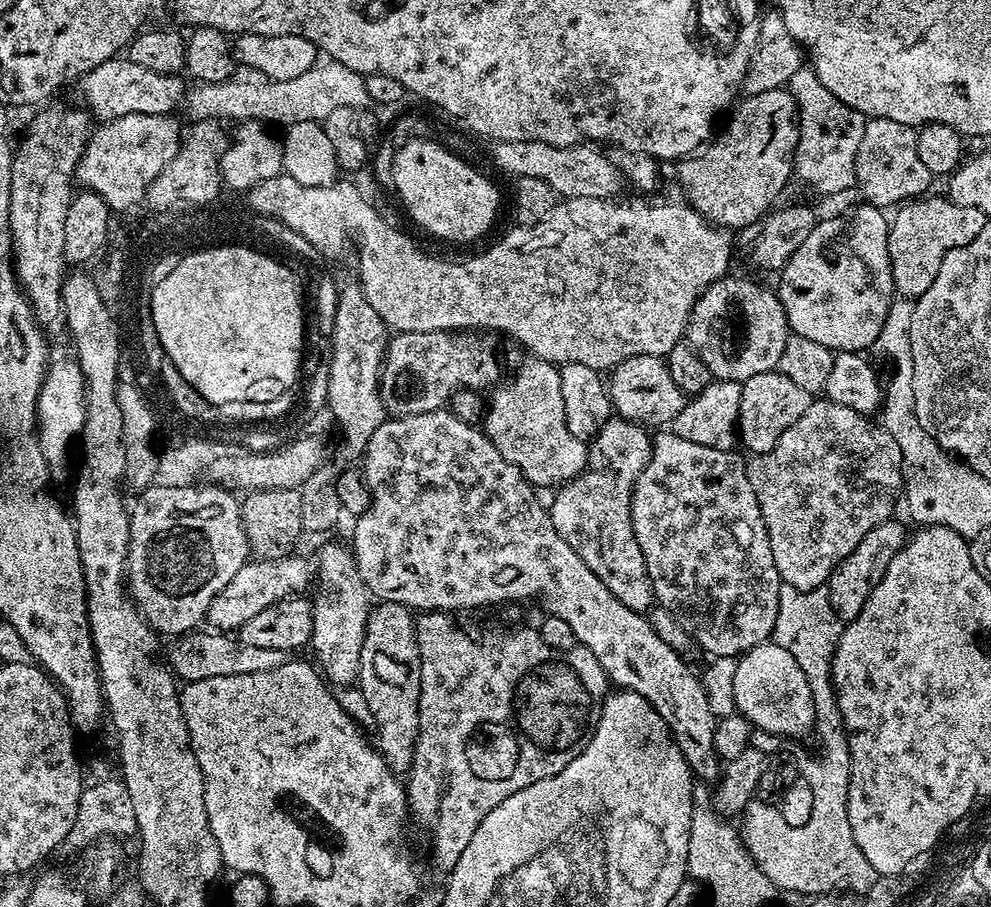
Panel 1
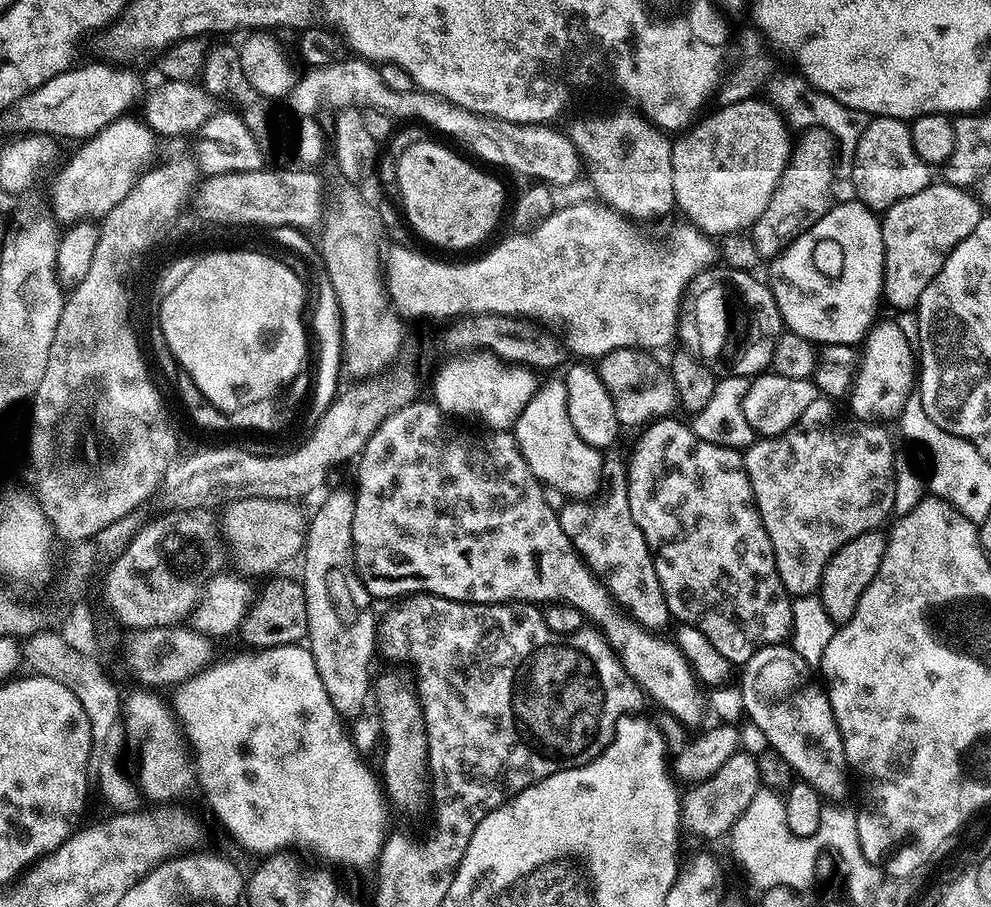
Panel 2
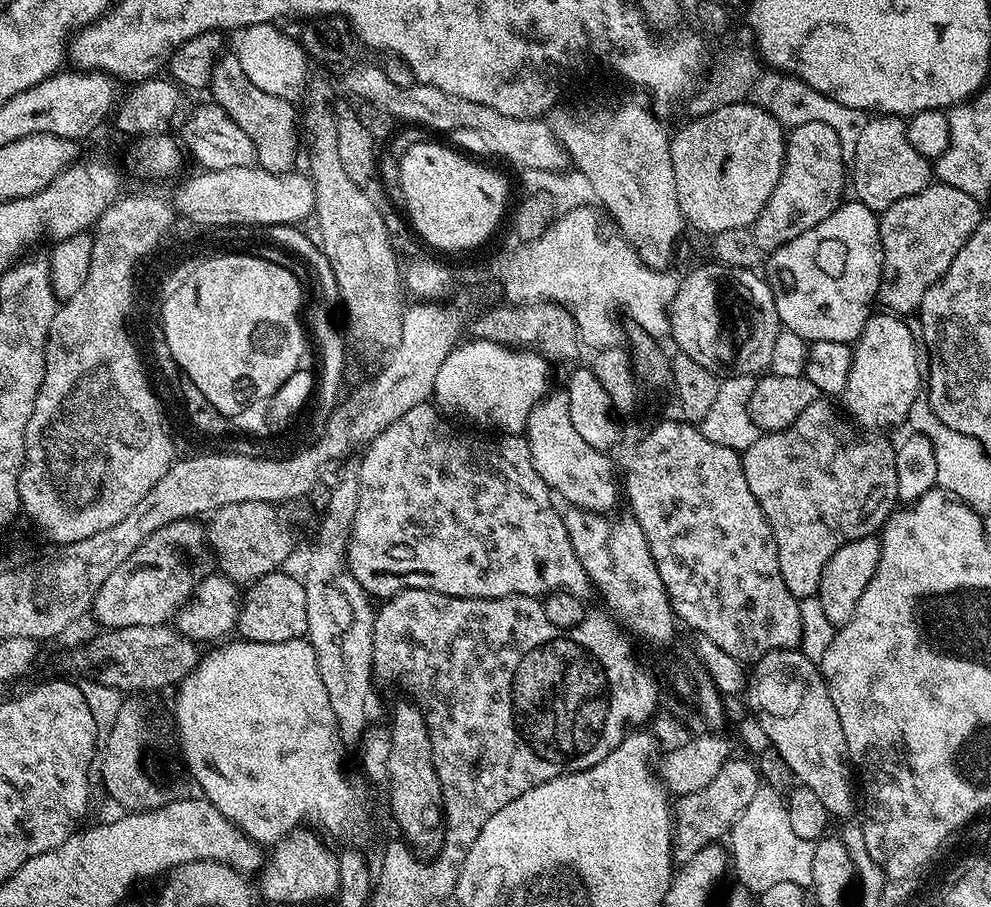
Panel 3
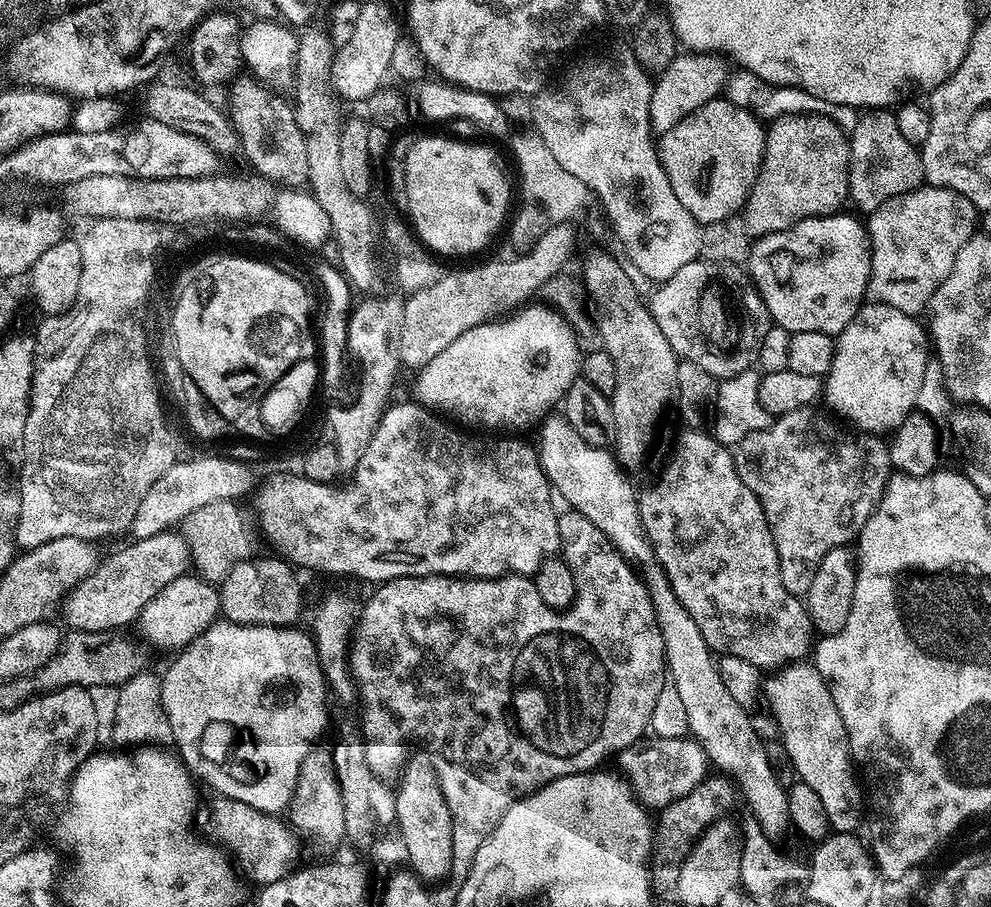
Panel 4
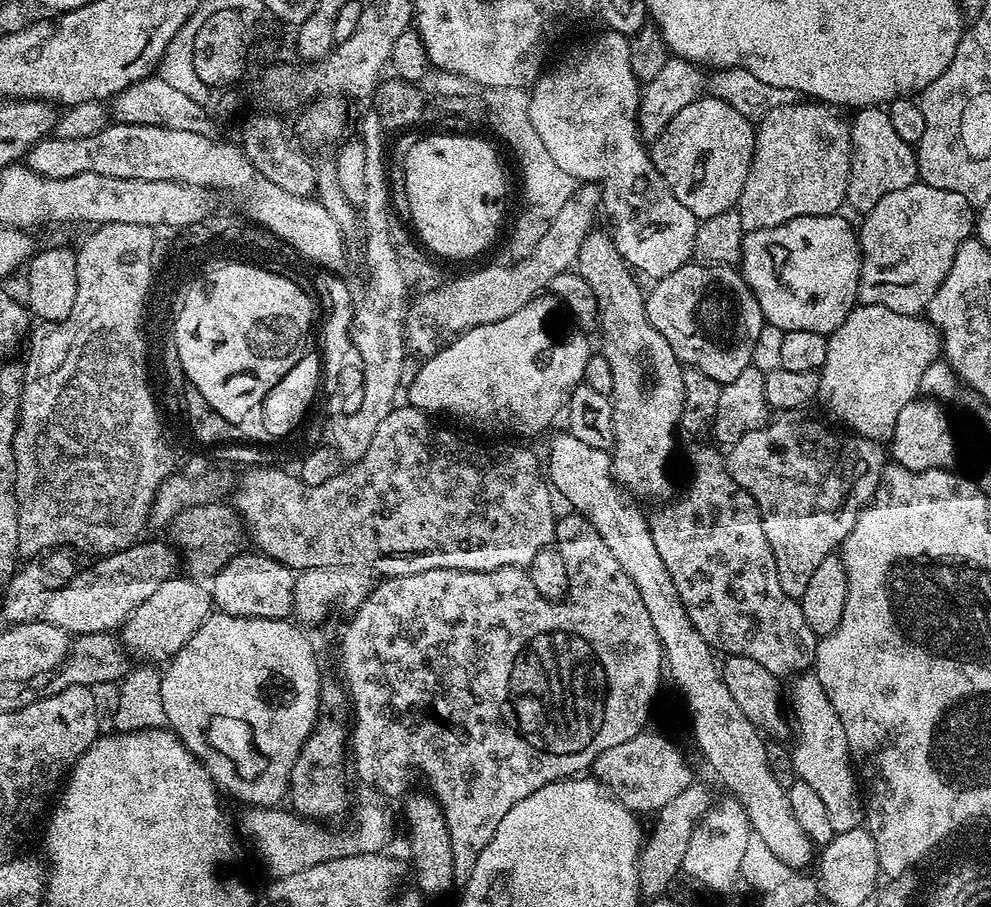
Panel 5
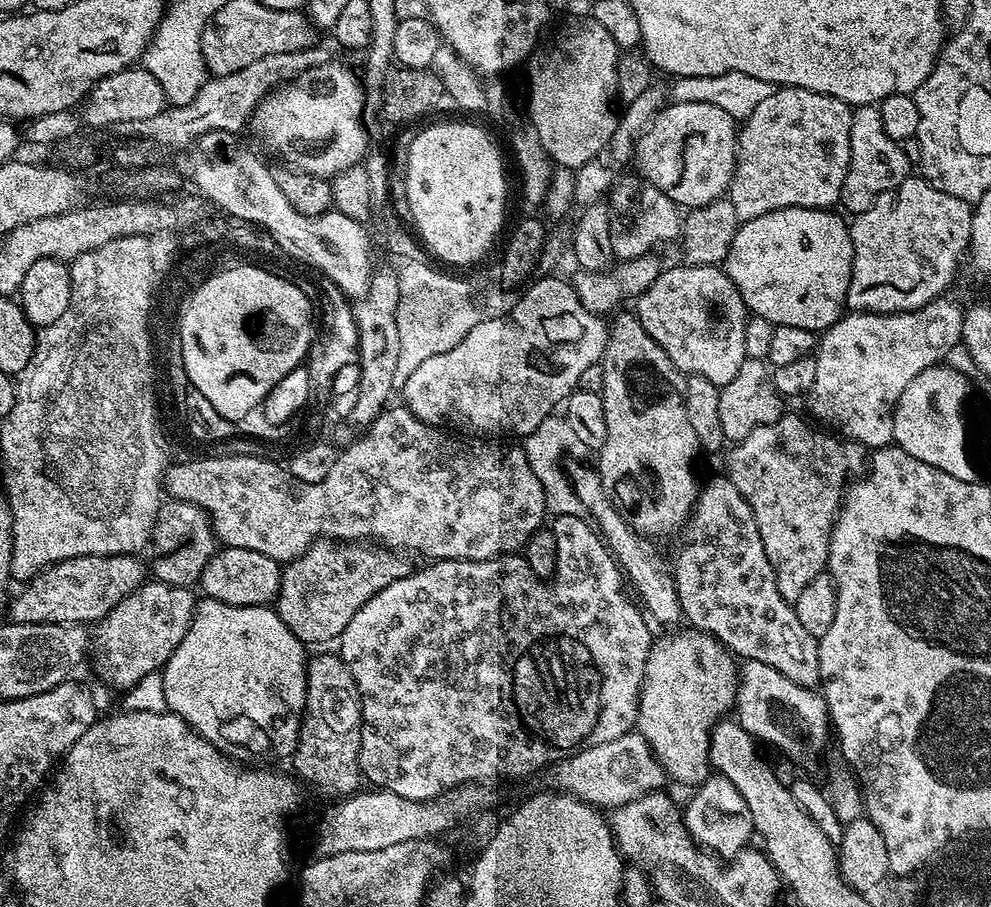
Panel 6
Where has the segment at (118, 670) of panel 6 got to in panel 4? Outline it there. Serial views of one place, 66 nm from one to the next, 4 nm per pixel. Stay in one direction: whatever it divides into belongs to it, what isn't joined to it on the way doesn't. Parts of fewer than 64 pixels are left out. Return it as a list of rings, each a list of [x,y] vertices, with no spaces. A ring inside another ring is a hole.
[[[185,574],[179,576],[166,590],[151,600],[140,612],[139,627],[144,627],[144,632],[149,640],[158,648],[187,648],[194,638],[202,635],[212,624],[215,624],[221,615],[220,594],[215,584],[201,580],[199,575]]]

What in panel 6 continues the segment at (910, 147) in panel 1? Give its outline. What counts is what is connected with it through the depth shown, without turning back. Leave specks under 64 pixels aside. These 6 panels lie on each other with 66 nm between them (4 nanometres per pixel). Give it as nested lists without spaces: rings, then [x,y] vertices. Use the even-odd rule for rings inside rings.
[[[862,104],[853,107],[850,122],[850,162],[846,170],[846,182],[842,182],[840,204],[848,214],[870,210],[878,194],[894,190],[913,171],[914,164],[904,153],[905,145],[890,138],[882,126],[882,114],[875,104]]]

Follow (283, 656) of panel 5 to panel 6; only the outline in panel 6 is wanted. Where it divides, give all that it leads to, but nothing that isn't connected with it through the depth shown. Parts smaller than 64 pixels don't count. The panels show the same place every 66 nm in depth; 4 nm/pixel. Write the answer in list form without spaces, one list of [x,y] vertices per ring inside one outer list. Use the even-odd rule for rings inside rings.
[[[201,599],[192,614],[192,625],[186,630],[180,645],[170,654],[162,669],[165,678],[167,711],[181,716],[194,731],[202,738],[206,738],[217,748],[227,749],[227,744],[232,748],[245,748],[256,756],[286,756],[291,757],[296,750],[300,738],[301,717],[307,702],[307,676],[309,657],[304,657],[305,645],[300,643],[296,635],[288,629],[286,622],[276,613],[275,607],[259,604],[258,606],[230,606],[218,600]]]

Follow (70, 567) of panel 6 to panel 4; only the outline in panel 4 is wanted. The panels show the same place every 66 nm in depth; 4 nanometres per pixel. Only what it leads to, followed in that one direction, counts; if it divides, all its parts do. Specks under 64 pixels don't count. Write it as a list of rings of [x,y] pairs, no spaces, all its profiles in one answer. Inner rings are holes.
[[[169,530],[154,534],[145,540],[129,543],[129,548],[105,559],[71,593],[68,604],[69,629],[78,632],[110,632],[123,629],[123,624],[139,621],[140,612],[159,592],[166,590],[170,582],[189,571],[192,555],[188,543],[179,531]]]

